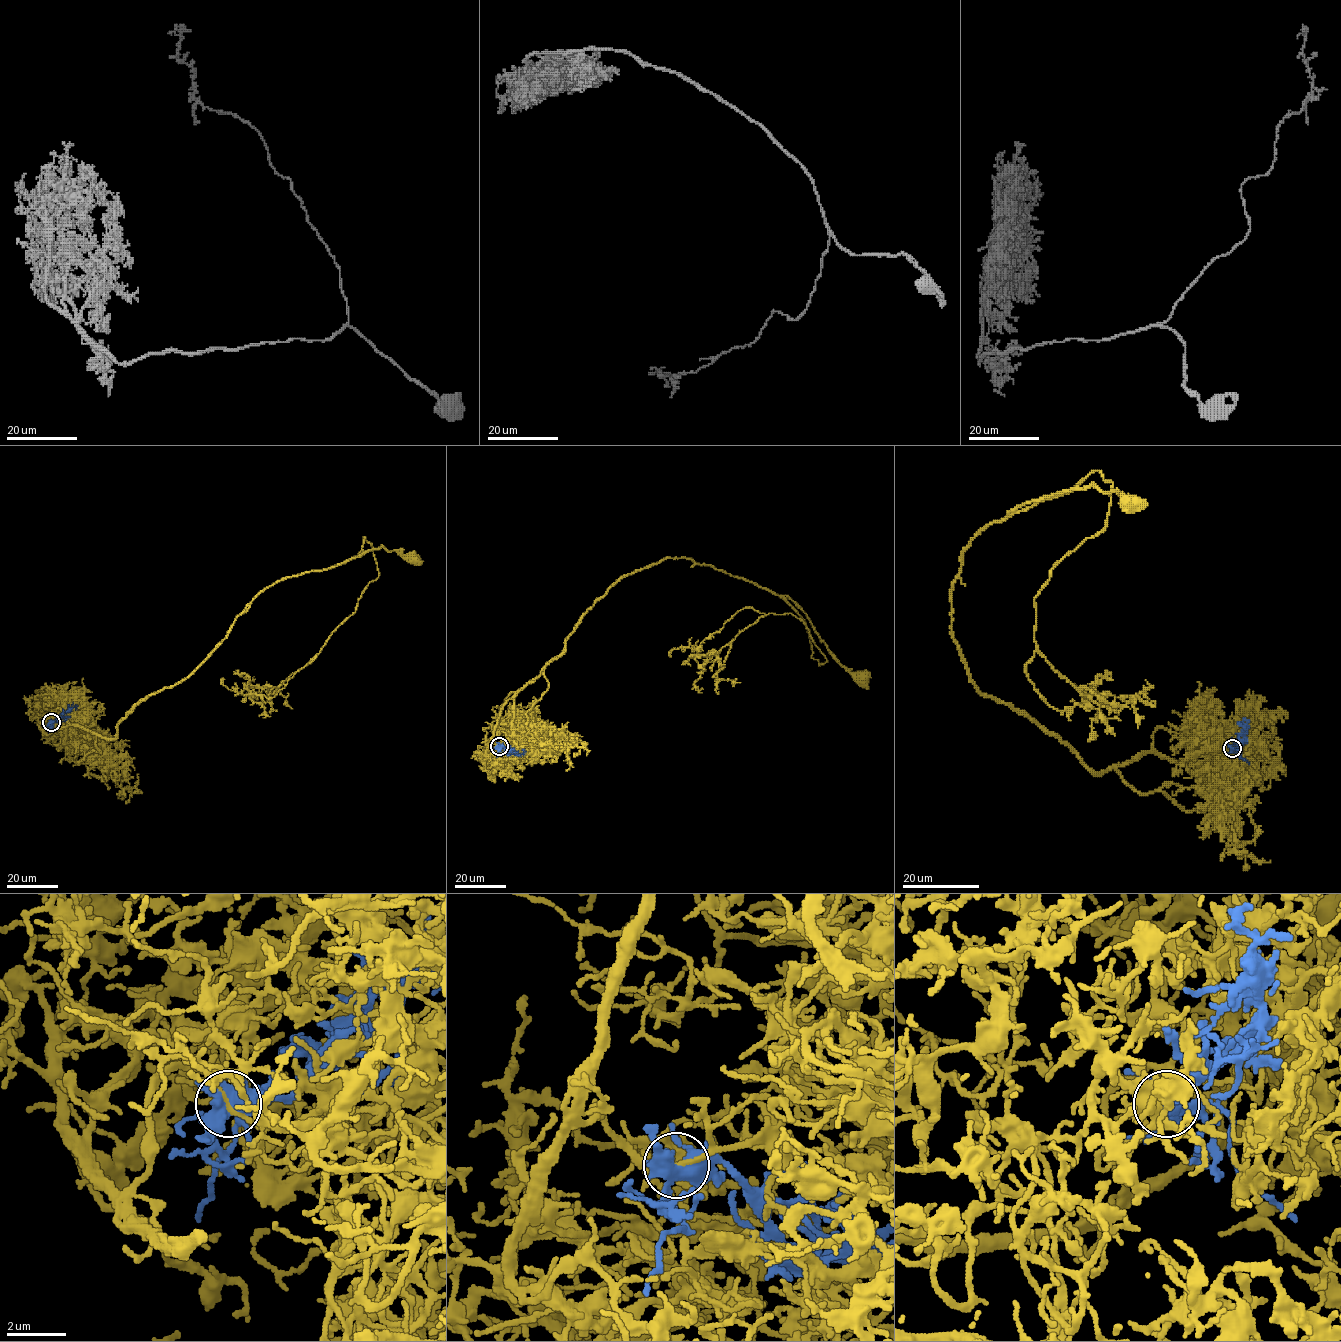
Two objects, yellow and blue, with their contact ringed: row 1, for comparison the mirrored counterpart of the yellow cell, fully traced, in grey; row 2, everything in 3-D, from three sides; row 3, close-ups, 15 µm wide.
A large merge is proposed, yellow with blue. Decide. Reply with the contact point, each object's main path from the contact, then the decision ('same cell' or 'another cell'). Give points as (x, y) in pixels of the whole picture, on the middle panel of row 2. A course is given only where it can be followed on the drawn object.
place (499, 746); course yellow (499, 745), (491, 740), (501, 707), (561, 653), (611, 586), (664, 558), (690, 558), (787, 596), (858, 678); course blue (499, 745), (517, 755), (525, 750); same cell

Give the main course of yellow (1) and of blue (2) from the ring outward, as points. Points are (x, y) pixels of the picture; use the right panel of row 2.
1: (1232, 748), (1094, 773), (982, 694), (952, 634), (952, 583), (988, 524), (1082, 487), (1131, 504)
2: (1232, 748), (1243, 740), (1246, 728), (1239, 721)

